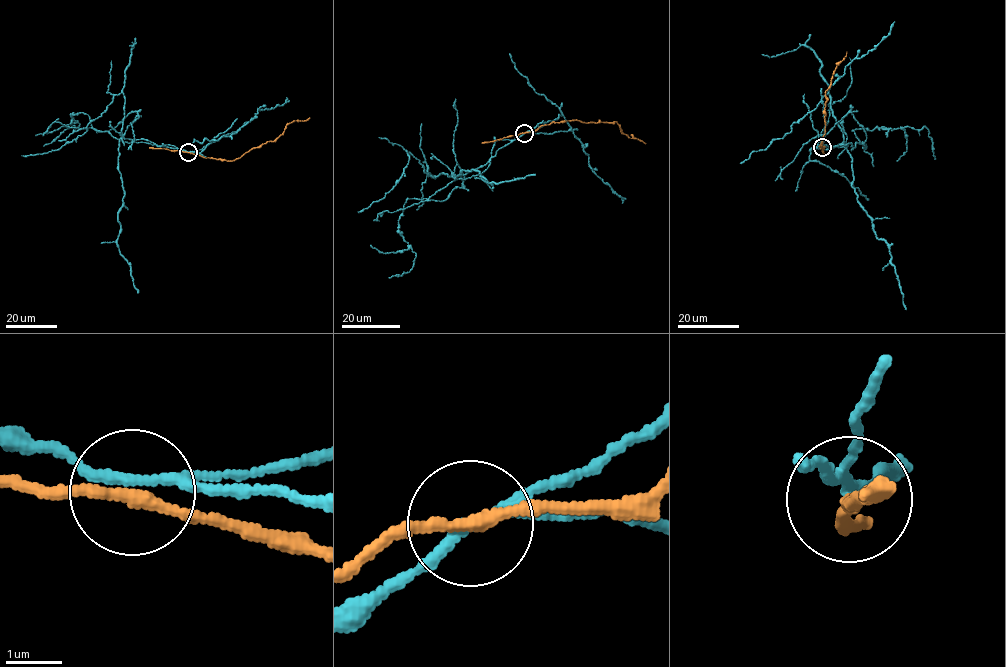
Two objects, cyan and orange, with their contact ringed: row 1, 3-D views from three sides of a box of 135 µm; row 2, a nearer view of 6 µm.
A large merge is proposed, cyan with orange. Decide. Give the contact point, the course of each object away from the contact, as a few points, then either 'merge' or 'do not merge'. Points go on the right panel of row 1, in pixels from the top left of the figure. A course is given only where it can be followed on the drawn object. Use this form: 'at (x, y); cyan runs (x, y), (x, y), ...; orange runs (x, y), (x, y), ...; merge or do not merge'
at (822, 147); cyan runs (822, 146), (844, 141), (847, 145), (830, 98), (828, 123), (809, 158), (846, 177), (867, 200); orange runs (822, 147), (819, 146), (825, 134), (825, 94), (836, 67), (847, 52); do not merge

